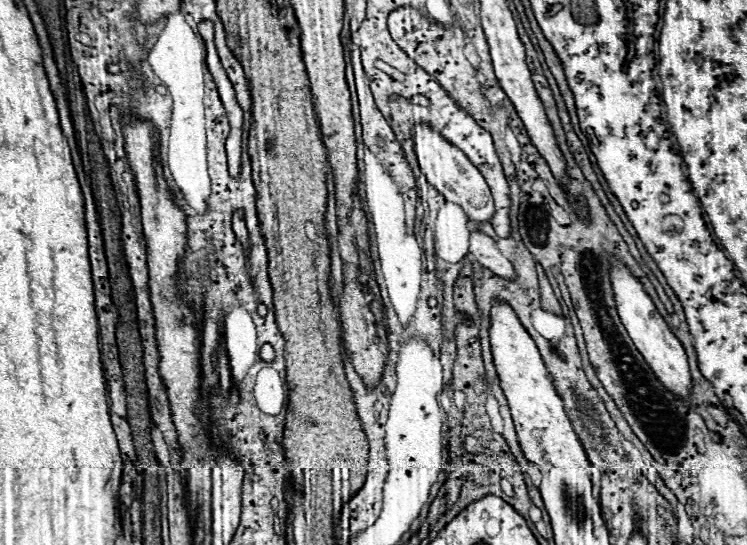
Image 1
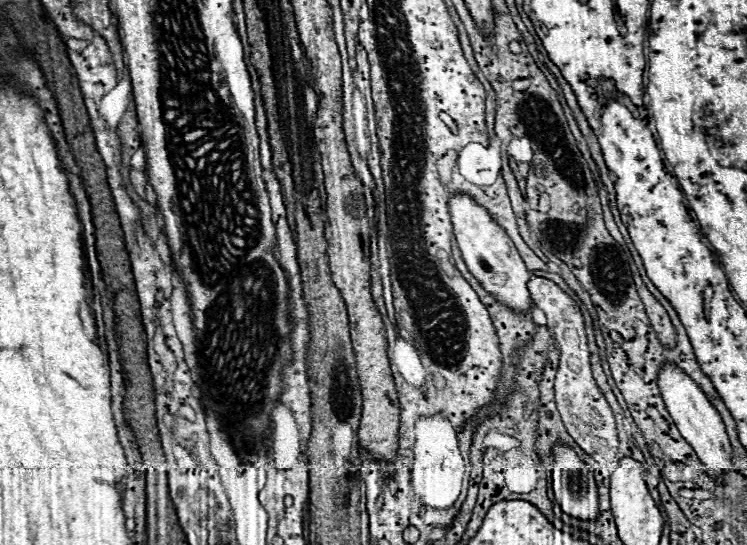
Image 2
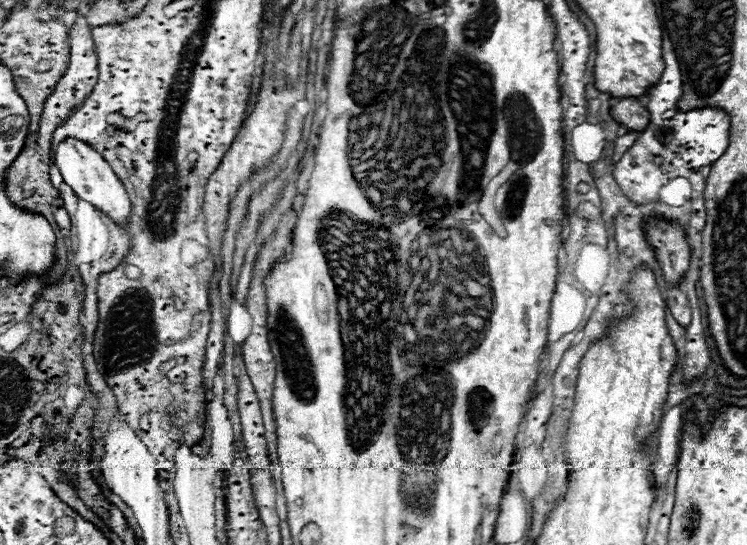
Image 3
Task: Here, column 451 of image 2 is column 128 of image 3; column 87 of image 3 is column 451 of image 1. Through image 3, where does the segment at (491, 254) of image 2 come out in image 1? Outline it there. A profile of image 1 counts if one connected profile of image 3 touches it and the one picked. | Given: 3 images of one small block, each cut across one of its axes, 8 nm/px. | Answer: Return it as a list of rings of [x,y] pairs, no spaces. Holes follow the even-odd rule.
[[[424,122],[422,124],[414,124],[412,140],[414,140],[414,152],[418,156],[420,170],[424,172],[428,182],[446,200],[462,206],[470,214],[470,220],[480,218],[476,222],[488,222],[492,218],[492,214],[494,214],[494,200],[492,200],[490,188],[488,188],[486,180],[480,176],[478,168],[464,156],[464,152],[460,152],[460,148],[456,148],[454,144],[444,140],[432,126],[428,126]],[[476,212],[478,212],[478,216],[472,216]]]

